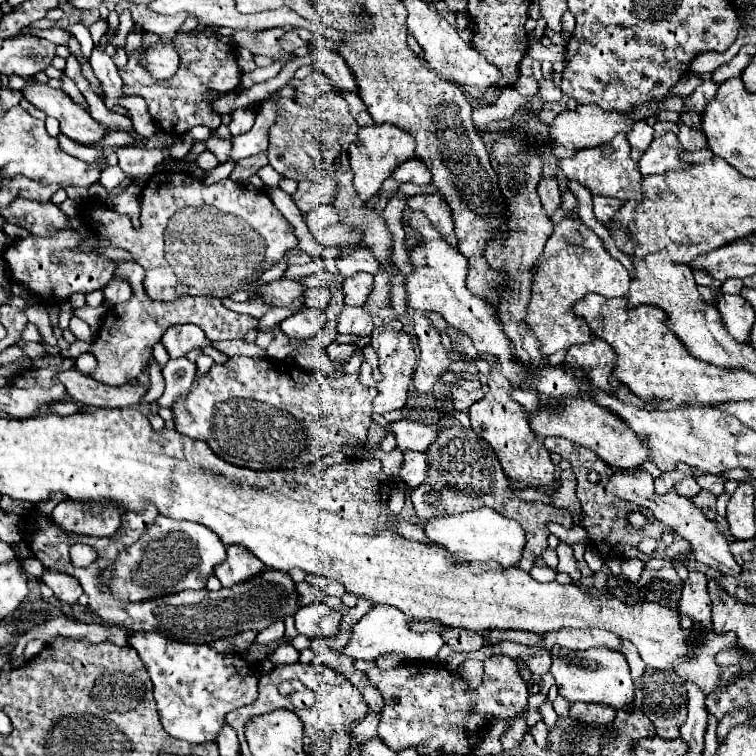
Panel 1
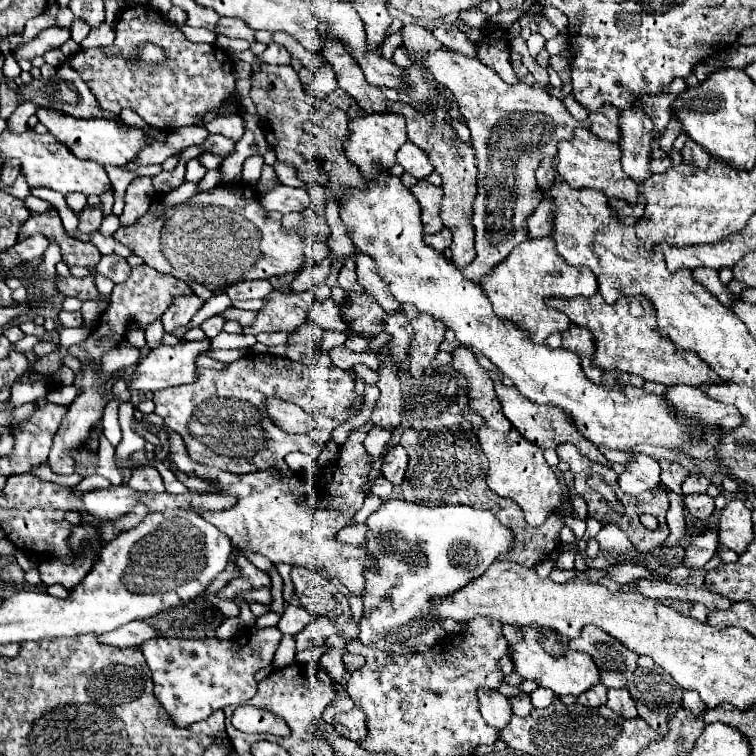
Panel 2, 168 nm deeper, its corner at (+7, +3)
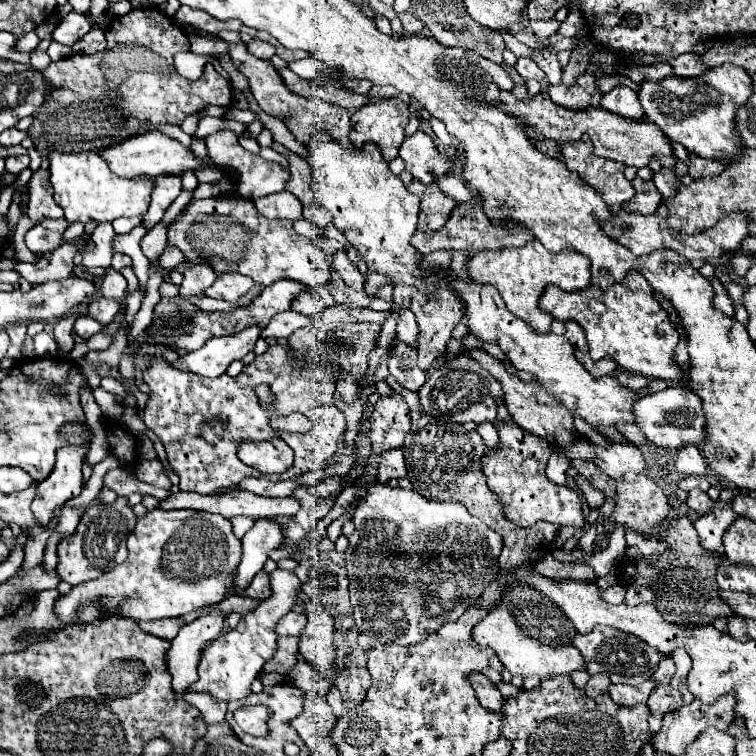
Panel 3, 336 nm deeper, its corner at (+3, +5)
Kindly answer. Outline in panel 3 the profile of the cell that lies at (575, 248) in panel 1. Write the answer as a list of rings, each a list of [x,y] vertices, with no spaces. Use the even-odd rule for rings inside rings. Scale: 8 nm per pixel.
[[[531,240],[521,248],[501,248],[501,250],[481,250],[469,260],[469,276],[477,284],[491,284],[499,290],[509,312],[525,320],[537,334],[545,334],[551,328],[553,318],[537,308],[537,300],[547,284],[555,284],[565,290],[581,290],[591,284],[591,260],[575,250],[561,250],[553,254],[543,248],[541,242]]]

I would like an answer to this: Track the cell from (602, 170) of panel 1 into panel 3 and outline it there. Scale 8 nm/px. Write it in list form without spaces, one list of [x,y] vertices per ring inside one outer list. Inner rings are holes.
[[[587,138],[561,144],[561,154],[563,154],[563,162],[567,164],[567,168],[577,172],[589,186],[601,192],[603,200],[609,206],[615,208],[615,206],[629,202],[635,190],[631,182],[623,176],[625,166],[609,158],[595,156],[591,150],[593,148]]]

